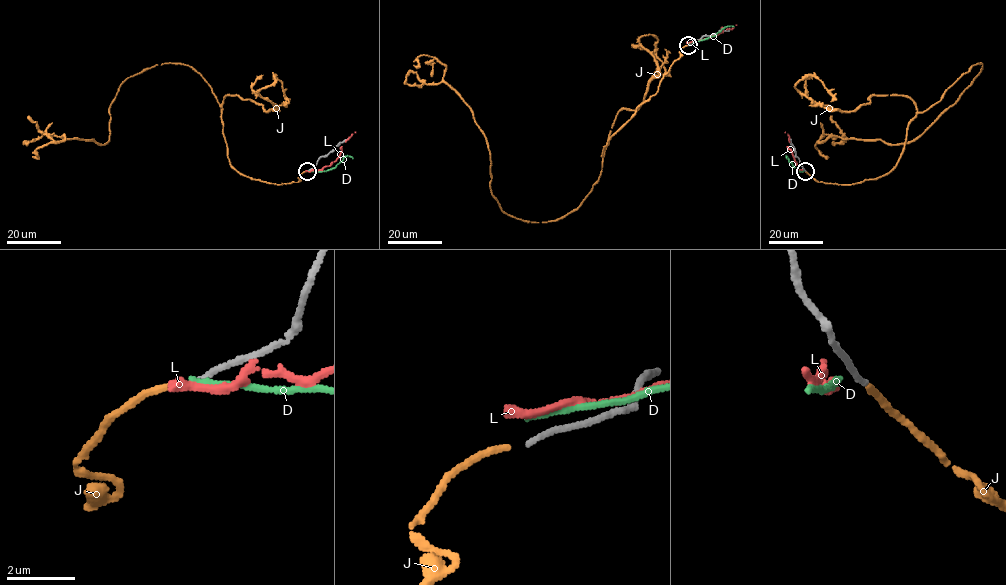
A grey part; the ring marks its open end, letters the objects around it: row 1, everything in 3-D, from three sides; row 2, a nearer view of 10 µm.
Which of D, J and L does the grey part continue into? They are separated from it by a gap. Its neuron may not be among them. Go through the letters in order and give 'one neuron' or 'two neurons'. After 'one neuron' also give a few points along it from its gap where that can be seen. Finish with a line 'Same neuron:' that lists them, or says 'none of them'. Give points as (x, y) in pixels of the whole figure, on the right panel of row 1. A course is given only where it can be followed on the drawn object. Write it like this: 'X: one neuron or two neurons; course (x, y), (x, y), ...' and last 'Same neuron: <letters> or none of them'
D: two neurons
J: one neuron; course (805, 171), (851, 185), (886, 175), (908, 122), (982, 65), (910, 141), (830, 136), (815, 146), (825, 156)
L: two neurons
Same neuron: J

